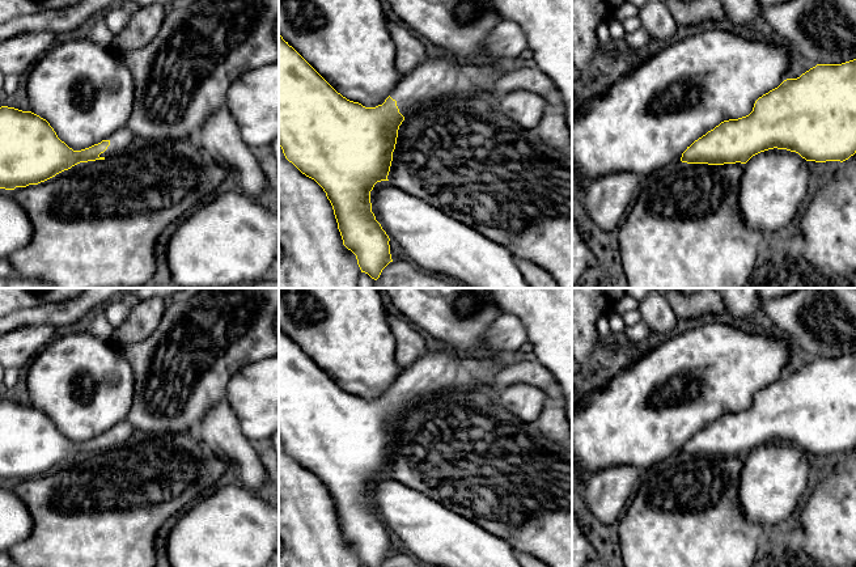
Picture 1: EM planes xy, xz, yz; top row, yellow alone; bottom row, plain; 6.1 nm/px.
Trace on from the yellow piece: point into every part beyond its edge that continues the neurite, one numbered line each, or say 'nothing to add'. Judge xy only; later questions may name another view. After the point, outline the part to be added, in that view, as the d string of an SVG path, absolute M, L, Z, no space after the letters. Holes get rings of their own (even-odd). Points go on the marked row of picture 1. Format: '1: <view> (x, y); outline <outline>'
1: xy (121, 140); outline M122 127L107 136L105 140L110 141L107 149L99 155L99 157L111 157L120 155L134 147L136 147L141 140L131 132L127 127Z

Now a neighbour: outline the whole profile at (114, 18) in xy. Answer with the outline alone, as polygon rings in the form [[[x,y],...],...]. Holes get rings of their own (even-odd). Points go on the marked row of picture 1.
[[[109,8],[103,12],[103,22],[111,31],[116,31],[118,29],[126,26],[131,18],[126,10],[120,8]]]

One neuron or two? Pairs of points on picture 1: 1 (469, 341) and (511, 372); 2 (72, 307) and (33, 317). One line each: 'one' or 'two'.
1: two
2: one

